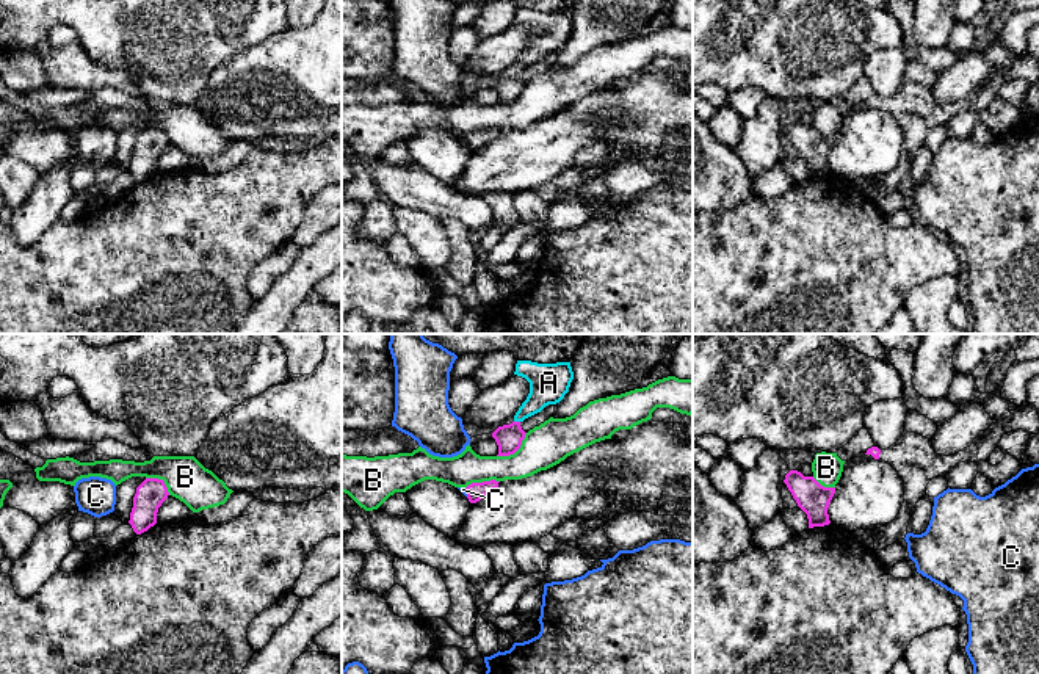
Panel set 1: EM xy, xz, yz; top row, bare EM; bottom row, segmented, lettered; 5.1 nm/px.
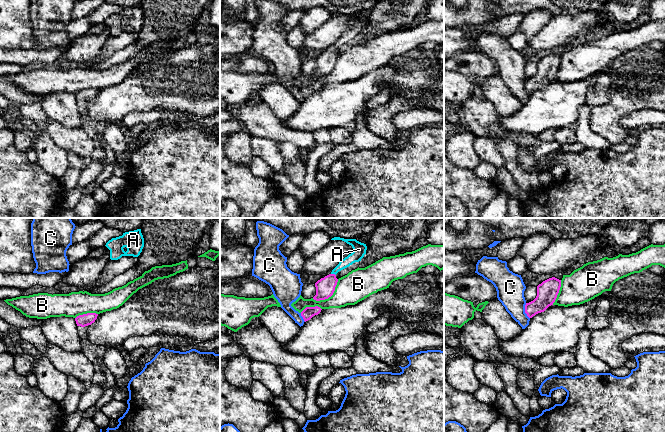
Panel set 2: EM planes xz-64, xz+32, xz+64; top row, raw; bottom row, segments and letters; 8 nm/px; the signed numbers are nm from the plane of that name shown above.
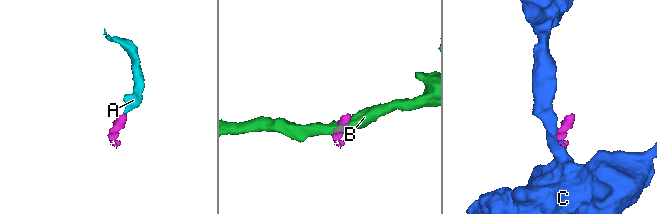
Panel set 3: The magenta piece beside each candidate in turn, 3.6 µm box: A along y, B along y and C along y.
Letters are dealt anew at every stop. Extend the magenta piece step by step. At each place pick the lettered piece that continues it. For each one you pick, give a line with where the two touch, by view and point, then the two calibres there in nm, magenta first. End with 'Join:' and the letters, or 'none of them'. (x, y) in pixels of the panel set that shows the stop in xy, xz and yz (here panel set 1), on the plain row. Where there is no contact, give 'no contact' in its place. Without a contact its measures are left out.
A: xz (517, 71) | 140/200 nm
Join: A

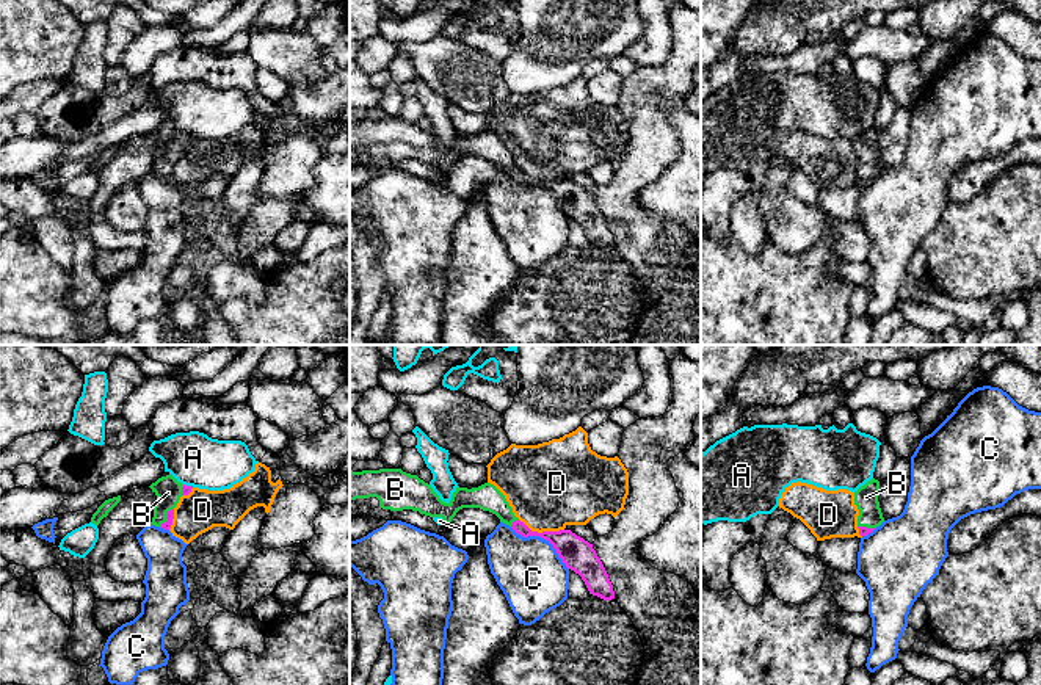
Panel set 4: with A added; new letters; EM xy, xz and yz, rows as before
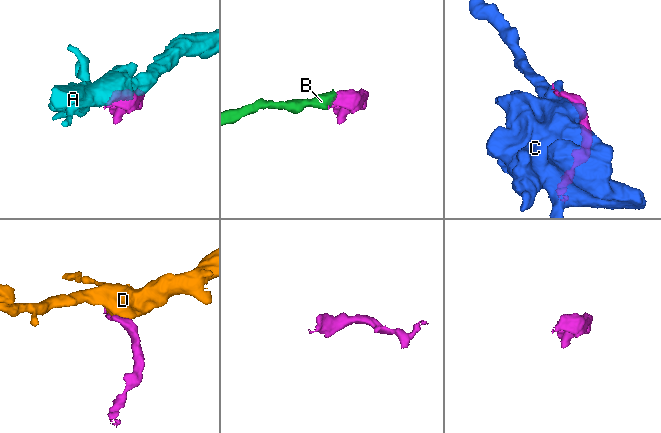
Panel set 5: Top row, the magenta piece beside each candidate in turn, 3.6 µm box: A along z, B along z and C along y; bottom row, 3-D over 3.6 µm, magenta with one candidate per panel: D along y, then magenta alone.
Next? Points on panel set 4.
B: xy (166, 166) | 50/140 nm
Join: B

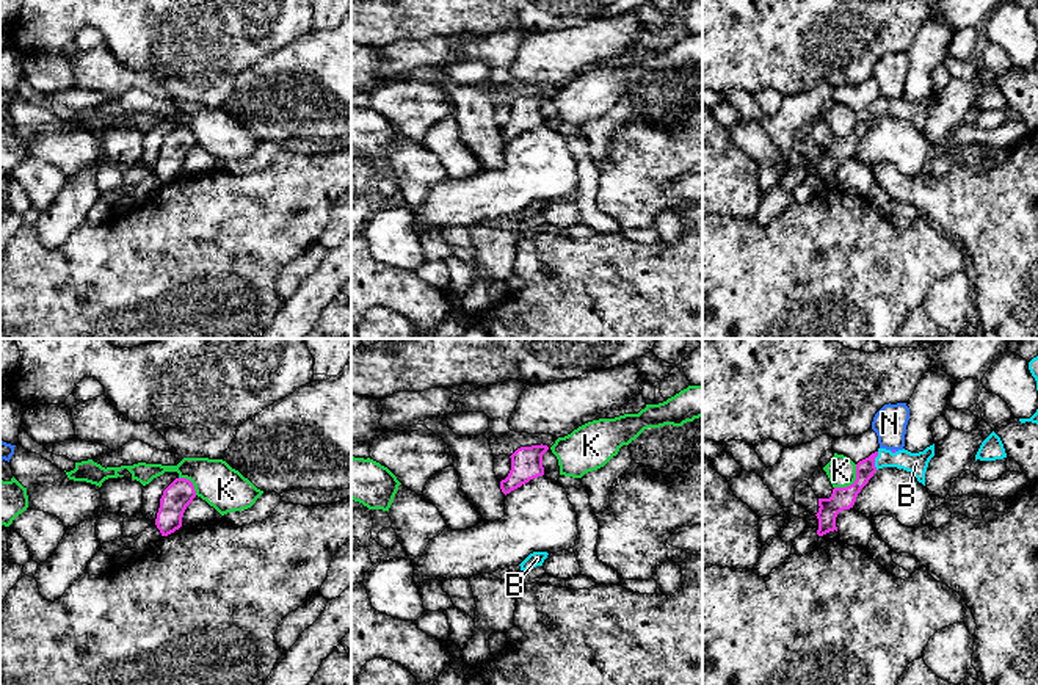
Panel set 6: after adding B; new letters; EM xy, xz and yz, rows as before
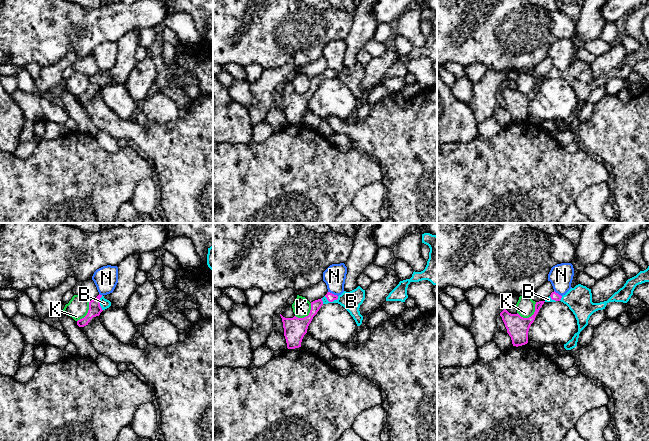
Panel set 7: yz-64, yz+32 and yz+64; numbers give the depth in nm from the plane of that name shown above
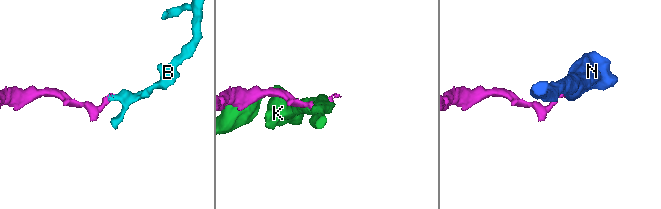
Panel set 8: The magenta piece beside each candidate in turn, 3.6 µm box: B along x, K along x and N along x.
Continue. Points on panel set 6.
B: yz (874, 110) | 110/110 nm
Join: B

